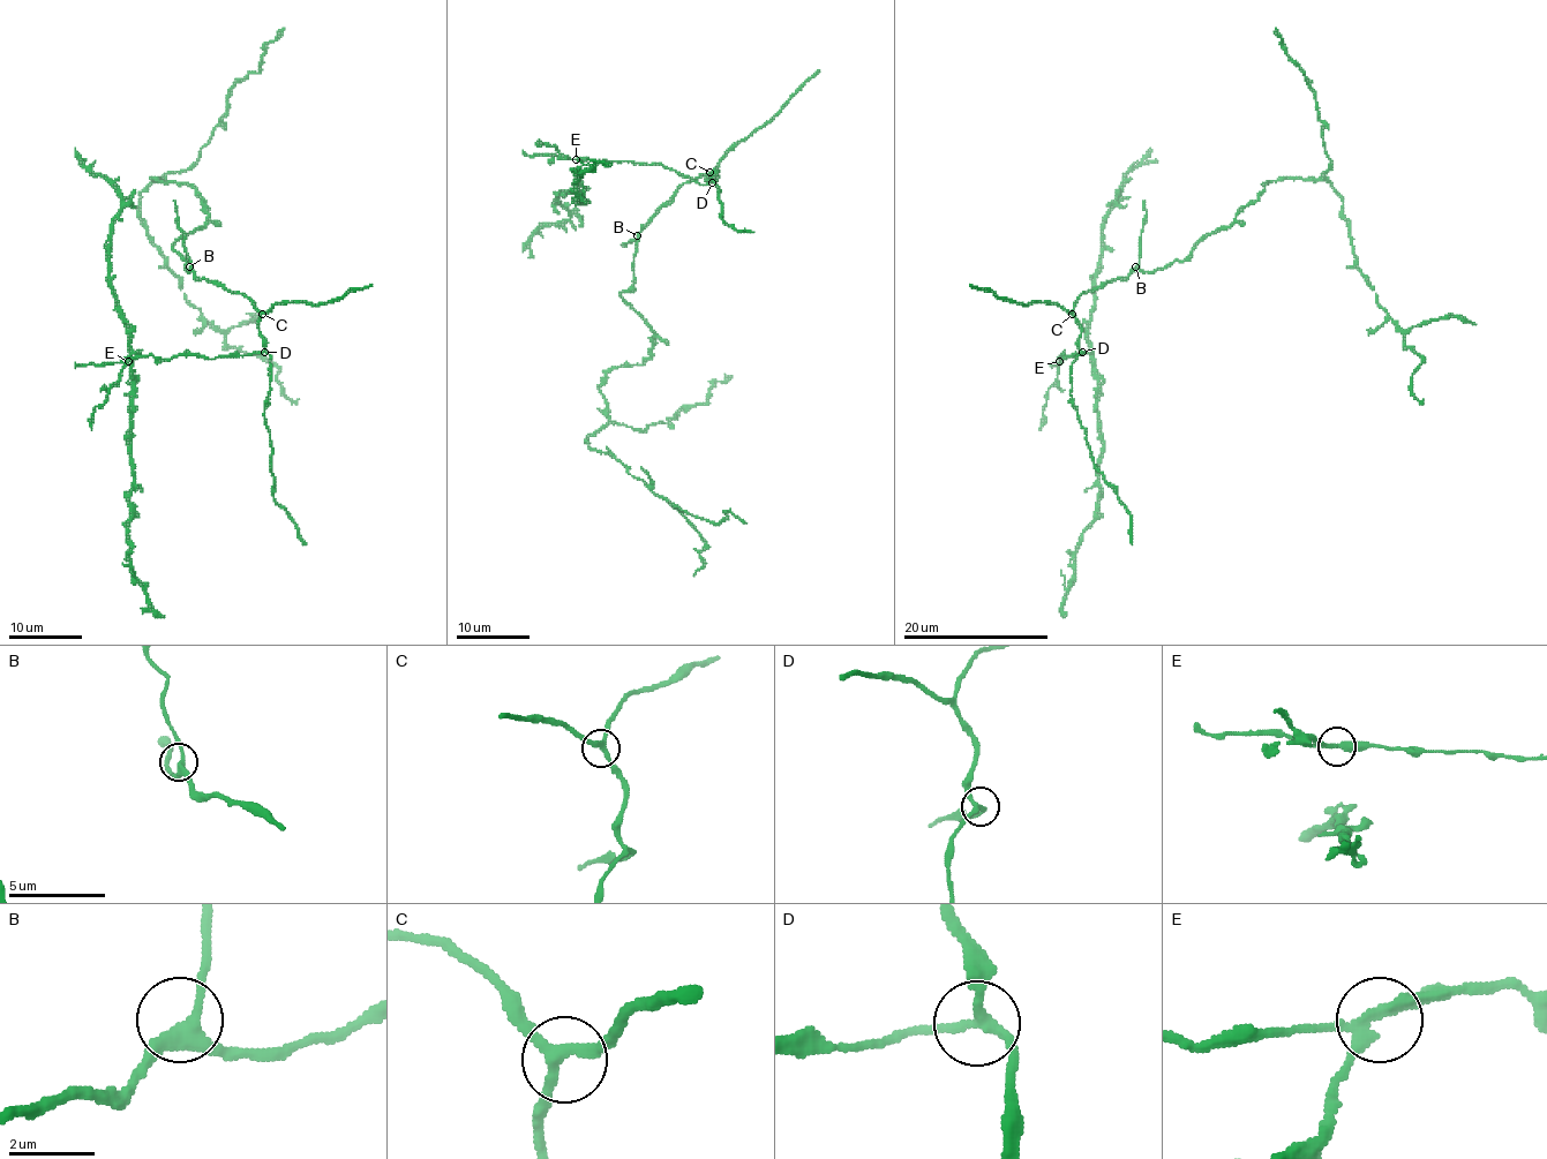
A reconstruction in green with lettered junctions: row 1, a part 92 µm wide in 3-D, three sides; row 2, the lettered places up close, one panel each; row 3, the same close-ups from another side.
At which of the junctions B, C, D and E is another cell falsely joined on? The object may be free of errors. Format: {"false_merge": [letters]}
{"false_merge": ["E"]}

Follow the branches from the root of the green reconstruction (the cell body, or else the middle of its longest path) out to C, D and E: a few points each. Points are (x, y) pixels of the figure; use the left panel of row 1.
C: (189, 271), (242, 293), (262, 314)
D: (189, 271), (242, 293), (252, 302), (261, 315), (258, 336), (264, 352)
E: (189, 271), (242, 293), (252, 302), (261, 315), (258, 336), (264, 350), (213, 359), (145, 355), (128, 361)

